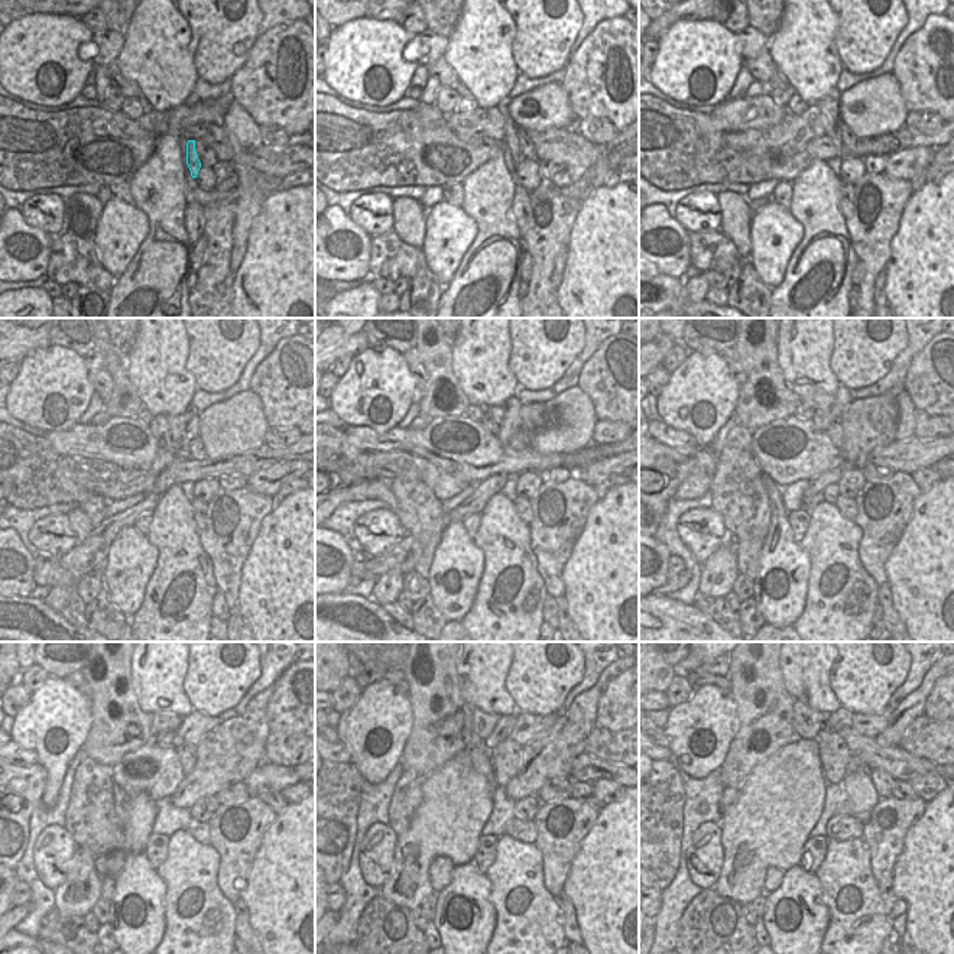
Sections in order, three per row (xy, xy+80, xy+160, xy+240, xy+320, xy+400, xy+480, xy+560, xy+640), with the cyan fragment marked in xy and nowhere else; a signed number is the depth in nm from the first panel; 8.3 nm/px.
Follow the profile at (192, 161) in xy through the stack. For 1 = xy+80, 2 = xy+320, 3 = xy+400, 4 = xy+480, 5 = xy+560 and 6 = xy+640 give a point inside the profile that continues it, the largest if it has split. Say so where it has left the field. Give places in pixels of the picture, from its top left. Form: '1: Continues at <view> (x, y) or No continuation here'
1: Continues at xy+80 (510, 127)
2: Continues at xy+320 (508, 417)
3: Continues at xy+400 (818, 402)
4: Continues at xy+480 (161, 722)
5: Continues at xy+560 (483, 723)
6: Continues at xy+640 (807, 723).

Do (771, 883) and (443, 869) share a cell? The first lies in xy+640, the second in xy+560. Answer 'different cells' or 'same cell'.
same cell

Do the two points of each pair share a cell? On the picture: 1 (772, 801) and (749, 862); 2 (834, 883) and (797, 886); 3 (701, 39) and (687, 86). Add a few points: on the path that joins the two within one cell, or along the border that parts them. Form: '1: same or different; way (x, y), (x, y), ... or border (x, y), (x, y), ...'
1: same; way (772, 815), (755, 836), (750, 847)
2: different; border (814, 875), (828, 918)
3: same; way (701, 51), (697, 62), (687, 74)

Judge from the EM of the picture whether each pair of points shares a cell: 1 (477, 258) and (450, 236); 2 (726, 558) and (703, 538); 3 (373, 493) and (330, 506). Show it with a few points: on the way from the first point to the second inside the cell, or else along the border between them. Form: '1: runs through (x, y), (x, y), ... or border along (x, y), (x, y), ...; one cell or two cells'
1: border along (467, 213), (477, 226), (477, 234), (451, 278); two cells
2: border along (726, 541), (701, 564); two cells
3: runs through (363, 493), (340, 496); one cell

